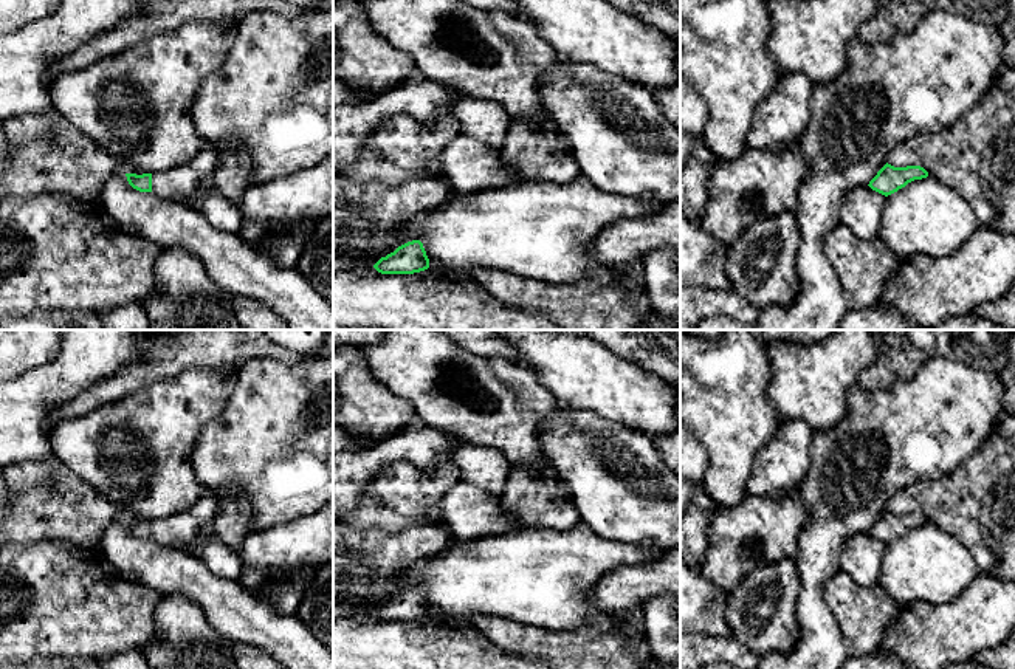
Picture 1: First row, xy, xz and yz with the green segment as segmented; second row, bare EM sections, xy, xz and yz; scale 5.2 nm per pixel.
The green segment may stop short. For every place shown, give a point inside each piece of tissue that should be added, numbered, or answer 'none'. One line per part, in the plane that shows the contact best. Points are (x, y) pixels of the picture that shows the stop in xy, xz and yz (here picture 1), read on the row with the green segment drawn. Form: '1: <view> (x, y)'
1: xy (183, 183)

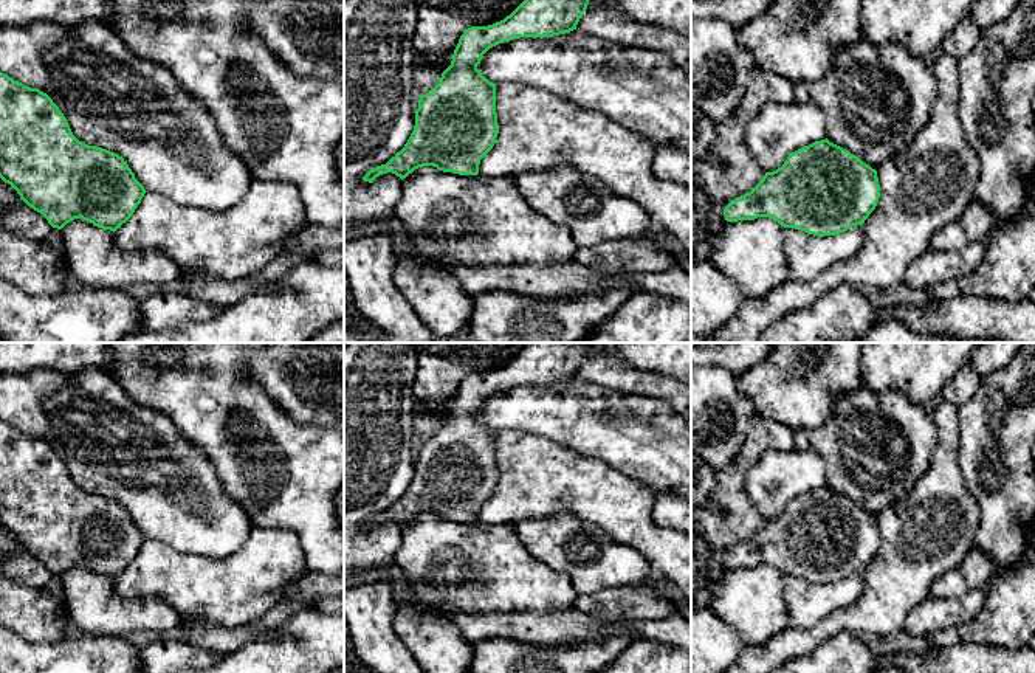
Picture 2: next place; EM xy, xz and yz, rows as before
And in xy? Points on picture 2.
none

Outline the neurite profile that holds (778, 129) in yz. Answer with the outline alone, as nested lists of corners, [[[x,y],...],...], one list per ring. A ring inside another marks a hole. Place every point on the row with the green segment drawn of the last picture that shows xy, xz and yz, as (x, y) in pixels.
[[[767,102],[750,121],[745,143],[764,172],[773,172],[787,157],[826,140],[826,116],[810,104]]]

